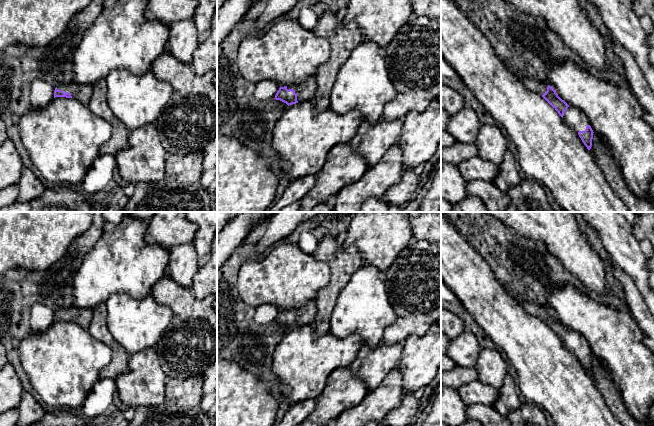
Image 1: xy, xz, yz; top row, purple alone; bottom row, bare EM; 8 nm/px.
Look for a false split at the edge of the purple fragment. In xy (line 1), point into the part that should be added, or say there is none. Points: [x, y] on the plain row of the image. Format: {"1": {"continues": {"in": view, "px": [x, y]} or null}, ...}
{"1": {"continues": {"in": "xy", "px": [82, 316]}}}

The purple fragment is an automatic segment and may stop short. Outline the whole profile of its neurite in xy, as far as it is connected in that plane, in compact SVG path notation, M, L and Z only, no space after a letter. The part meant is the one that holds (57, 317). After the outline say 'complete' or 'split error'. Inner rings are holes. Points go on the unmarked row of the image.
M69 306L67 308L57 309L54 315L55 321L74 322L80 325L82 328L88 329L94 309L91 308L79 308L76 306Z; split error

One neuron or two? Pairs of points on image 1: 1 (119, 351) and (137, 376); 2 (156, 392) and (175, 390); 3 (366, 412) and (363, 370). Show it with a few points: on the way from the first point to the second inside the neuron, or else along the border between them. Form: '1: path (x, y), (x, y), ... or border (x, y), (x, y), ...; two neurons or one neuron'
1: border (130, 356), (128, 370), (120, 373), (114, 379); two neurons
2: border (168, 378), (164, 401), (159, 405), (147, 407); two neurons
3: border (387, 375), (375, 388), (368, 392); two neurons

